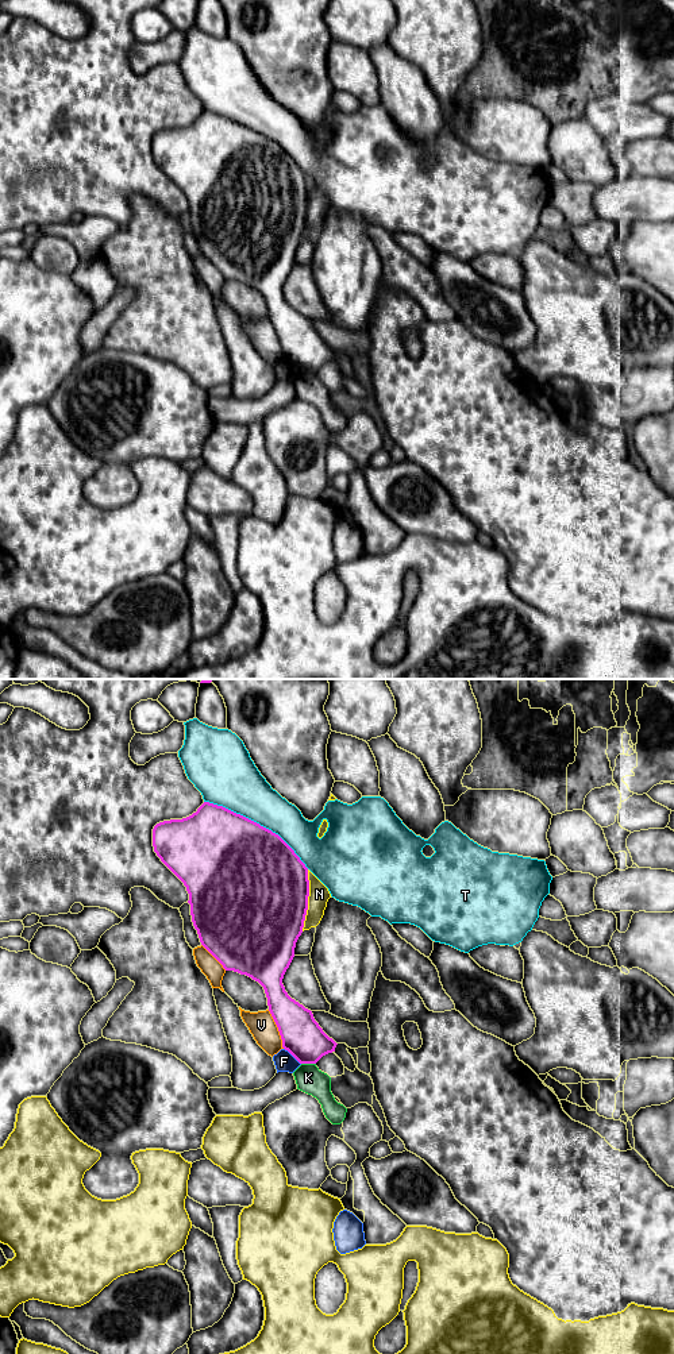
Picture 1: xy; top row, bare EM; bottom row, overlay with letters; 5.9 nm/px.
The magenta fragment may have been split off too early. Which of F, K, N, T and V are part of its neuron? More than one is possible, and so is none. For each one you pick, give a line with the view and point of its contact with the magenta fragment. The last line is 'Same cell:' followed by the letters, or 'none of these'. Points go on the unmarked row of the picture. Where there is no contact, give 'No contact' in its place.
Same cell: none of these

